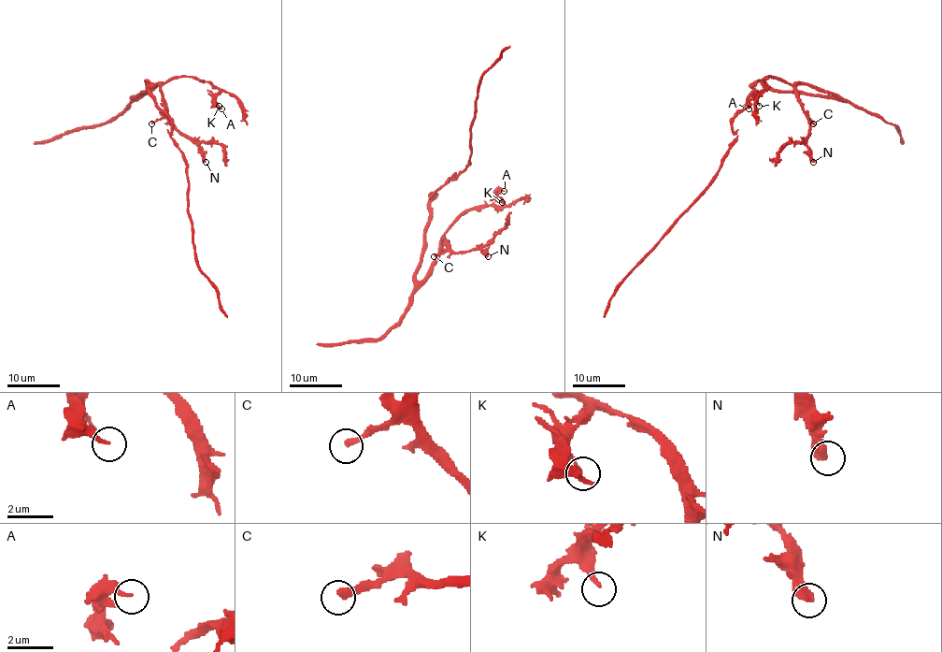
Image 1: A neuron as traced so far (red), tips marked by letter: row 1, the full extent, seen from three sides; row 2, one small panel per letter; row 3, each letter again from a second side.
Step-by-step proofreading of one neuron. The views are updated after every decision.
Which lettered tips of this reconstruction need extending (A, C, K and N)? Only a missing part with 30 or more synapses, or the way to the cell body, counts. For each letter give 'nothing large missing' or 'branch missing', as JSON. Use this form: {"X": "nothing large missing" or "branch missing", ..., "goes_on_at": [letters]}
{"A": "nothing large missing", "C": "branch missing", "K": "nothing large missing", "N": "nothing large missing", "goes_on_at": ["C"]}

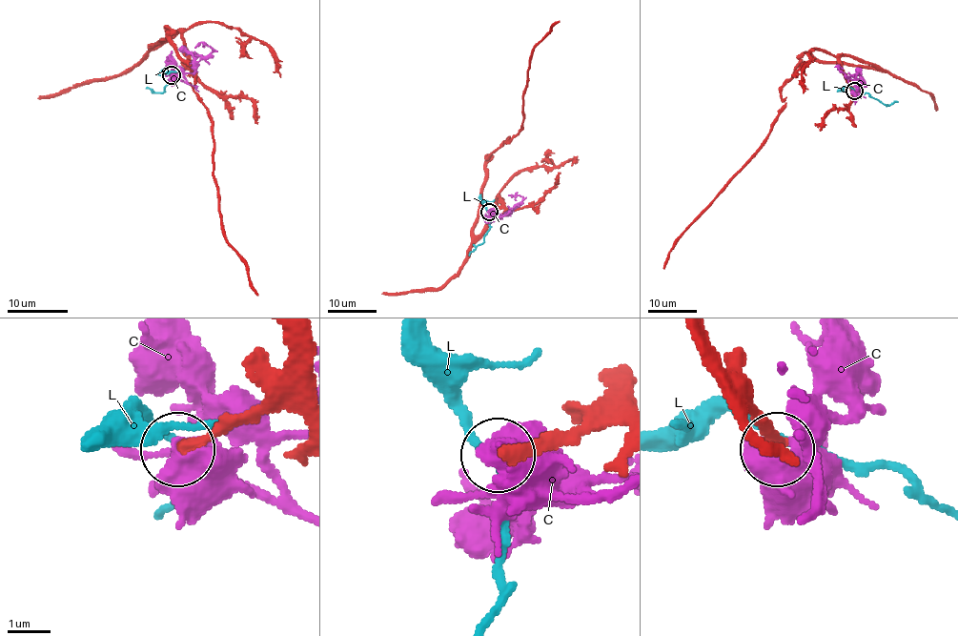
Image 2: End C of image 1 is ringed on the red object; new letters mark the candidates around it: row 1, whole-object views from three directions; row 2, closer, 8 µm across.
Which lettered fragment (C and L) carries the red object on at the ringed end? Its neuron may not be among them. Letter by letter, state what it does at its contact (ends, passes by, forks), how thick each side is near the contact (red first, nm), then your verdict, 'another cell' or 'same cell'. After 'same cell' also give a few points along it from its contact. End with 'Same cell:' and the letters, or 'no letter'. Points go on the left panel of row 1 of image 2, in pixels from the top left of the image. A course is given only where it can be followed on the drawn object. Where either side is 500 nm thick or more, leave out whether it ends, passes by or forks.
C: calibres 300 and 800 nm; another cell
L: it passes by; calibres 280 and 180 nm; another cell
Same cell: no letter

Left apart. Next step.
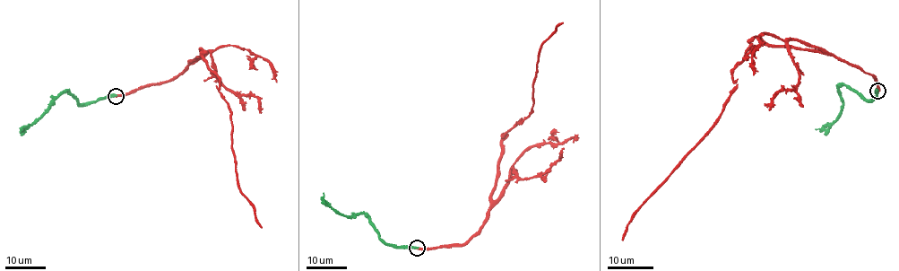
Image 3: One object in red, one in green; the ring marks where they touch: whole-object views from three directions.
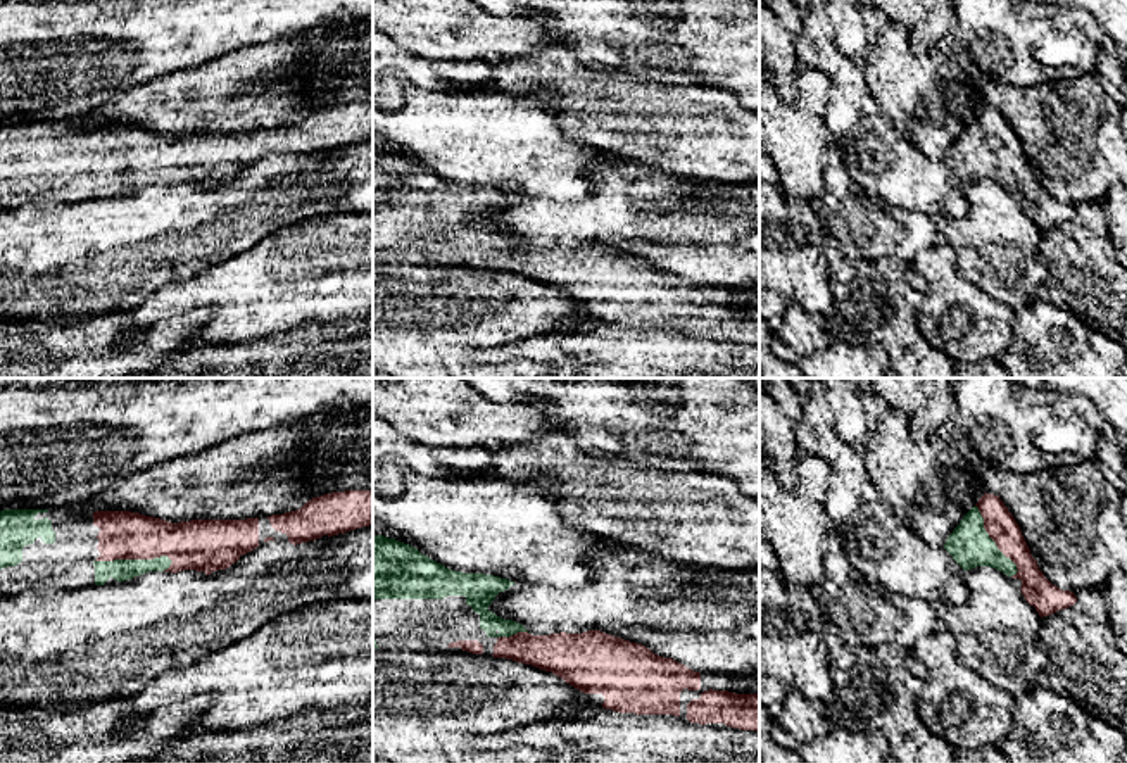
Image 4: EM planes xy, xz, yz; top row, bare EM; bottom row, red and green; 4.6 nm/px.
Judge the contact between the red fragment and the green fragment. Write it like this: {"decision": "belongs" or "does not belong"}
{"decision": "belongs"}

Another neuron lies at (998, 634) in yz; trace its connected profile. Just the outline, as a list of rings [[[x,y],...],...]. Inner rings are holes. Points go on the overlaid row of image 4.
[[[977,566],[963,577],[972,597],[963,606],[941,602],[935,615],[954,637],[960,663],[1018,697],[1048,665],[1041,616],[1003,571]]]

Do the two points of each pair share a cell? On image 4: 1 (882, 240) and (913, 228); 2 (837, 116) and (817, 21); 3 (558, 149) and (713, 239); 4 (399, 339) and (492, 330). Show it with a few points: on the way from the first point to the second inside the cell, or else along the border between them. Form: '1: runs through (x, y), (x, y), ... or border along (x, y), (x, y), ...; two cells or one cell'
1: runs through (889, 233), (906, 232); one cell
2: runs through (841, 92), (841, 71), (818, 45); one cell
3: border along (617, 161), (592, 168), (591, 190), (568, 201); two cells
4: runs through (421, 337), (470, 330); one cell

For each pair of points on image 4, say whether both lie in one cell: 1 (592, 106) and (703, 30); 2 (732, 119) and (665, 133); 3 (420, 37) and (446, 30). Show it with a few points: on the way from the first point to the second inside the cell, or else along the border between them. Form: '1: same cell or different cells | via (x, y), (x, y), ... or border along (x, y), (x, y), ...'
1: different cells | border along (637, 78), (663, 83)
2: same cell | via (715, 130), (682, 130)
3: same cell | via (427, 30), (439, 30)

